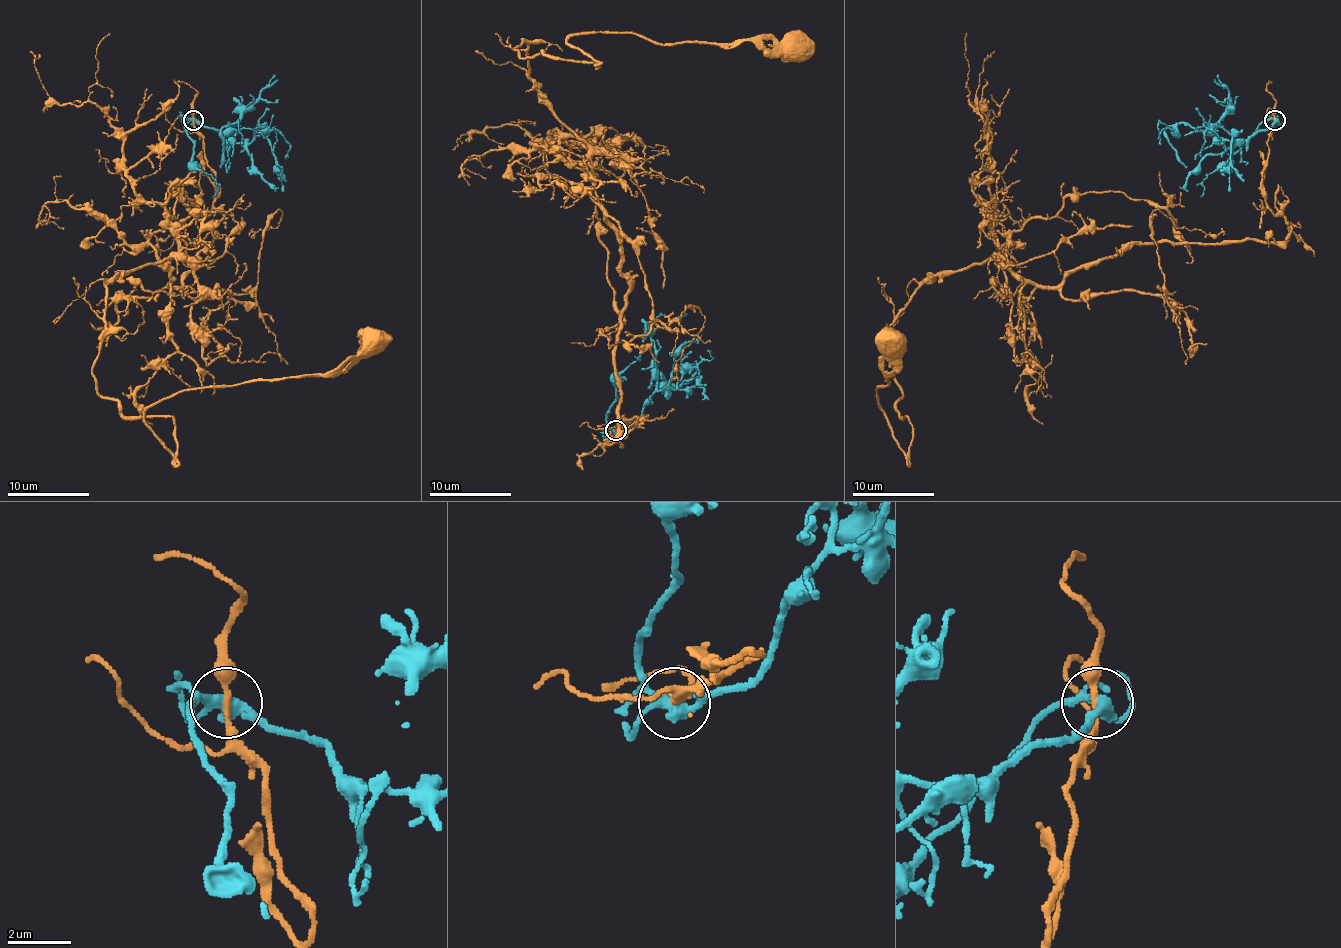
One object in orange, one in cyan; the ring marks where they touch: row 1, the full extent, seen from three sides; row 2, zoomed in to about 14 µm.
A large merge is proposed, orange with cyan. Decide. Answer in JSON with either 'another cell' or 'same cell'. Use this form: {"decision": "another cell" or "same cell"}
{"decision": "another cell"}

